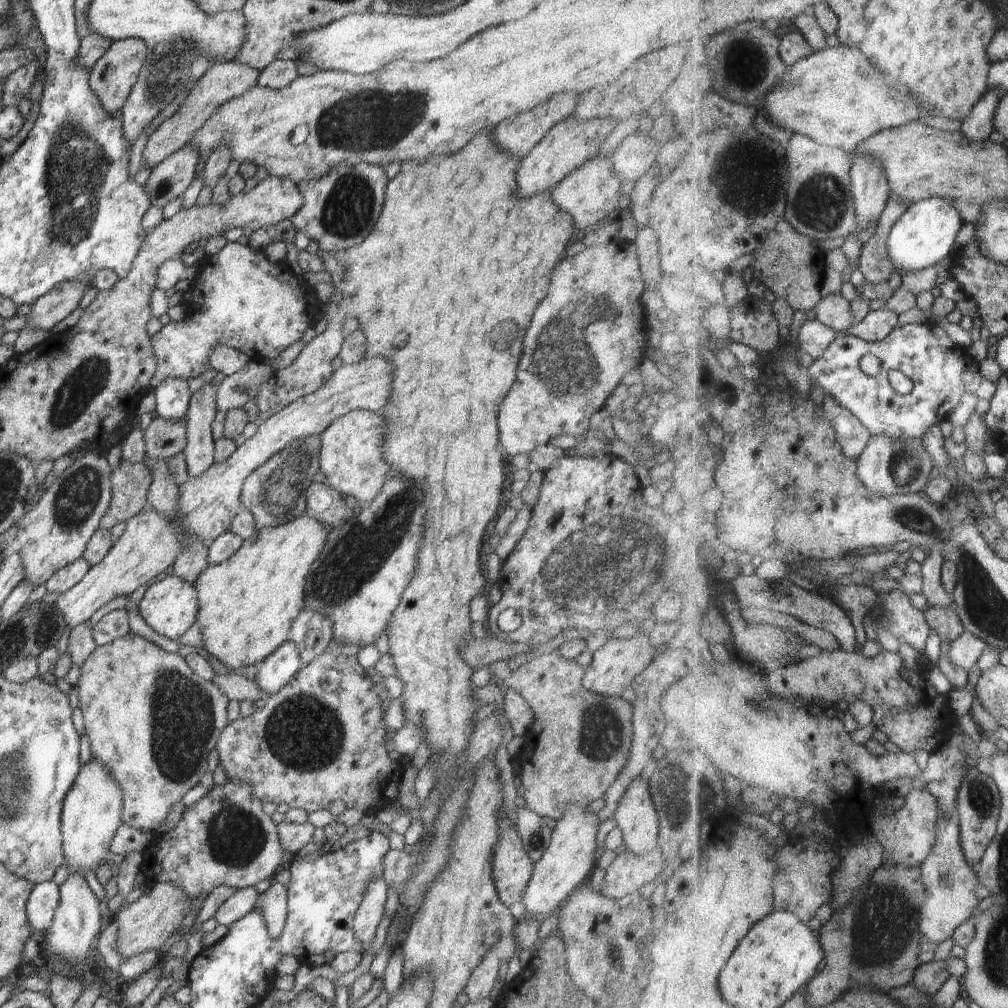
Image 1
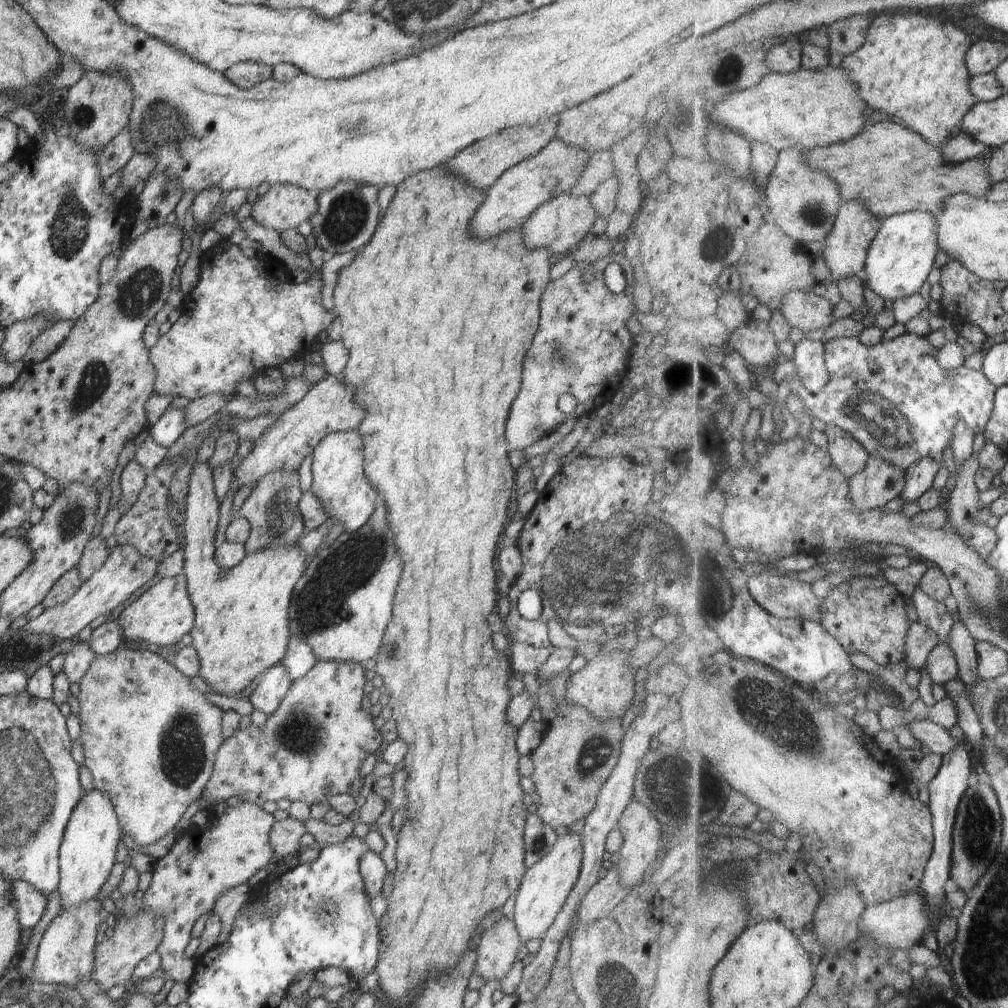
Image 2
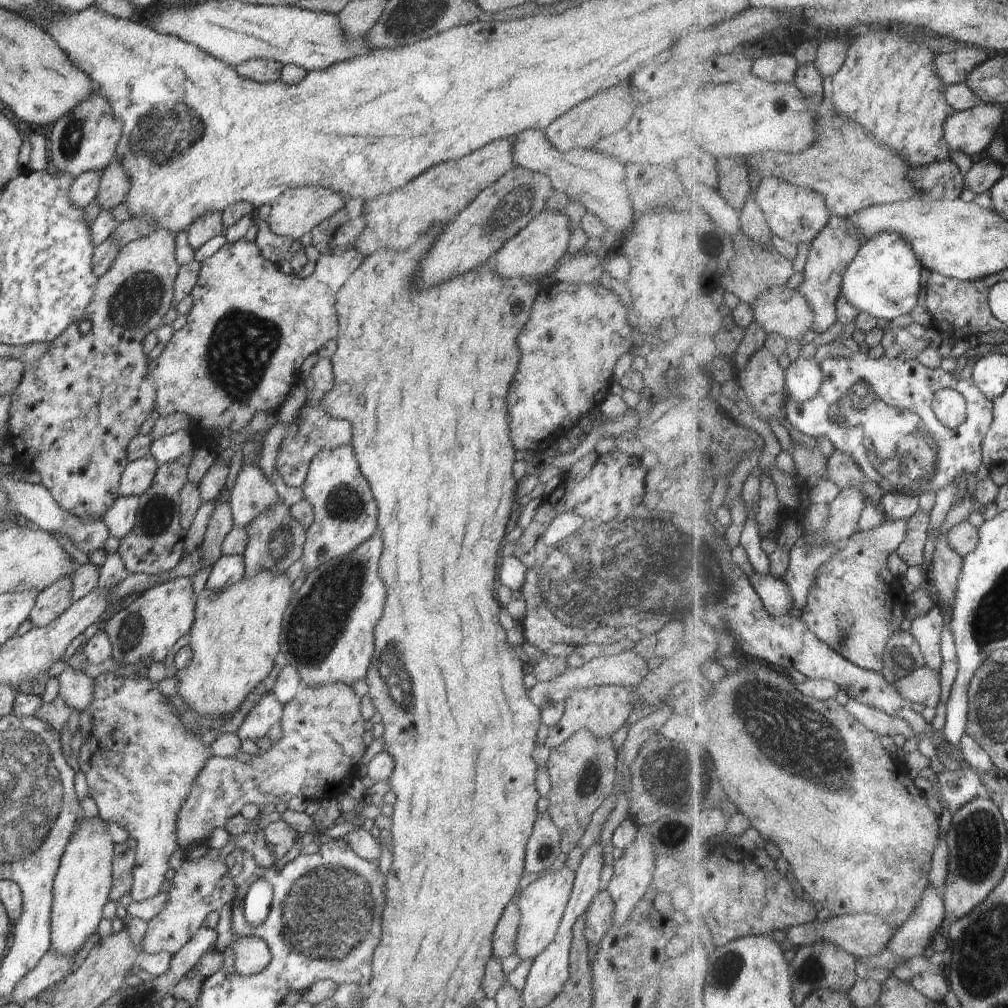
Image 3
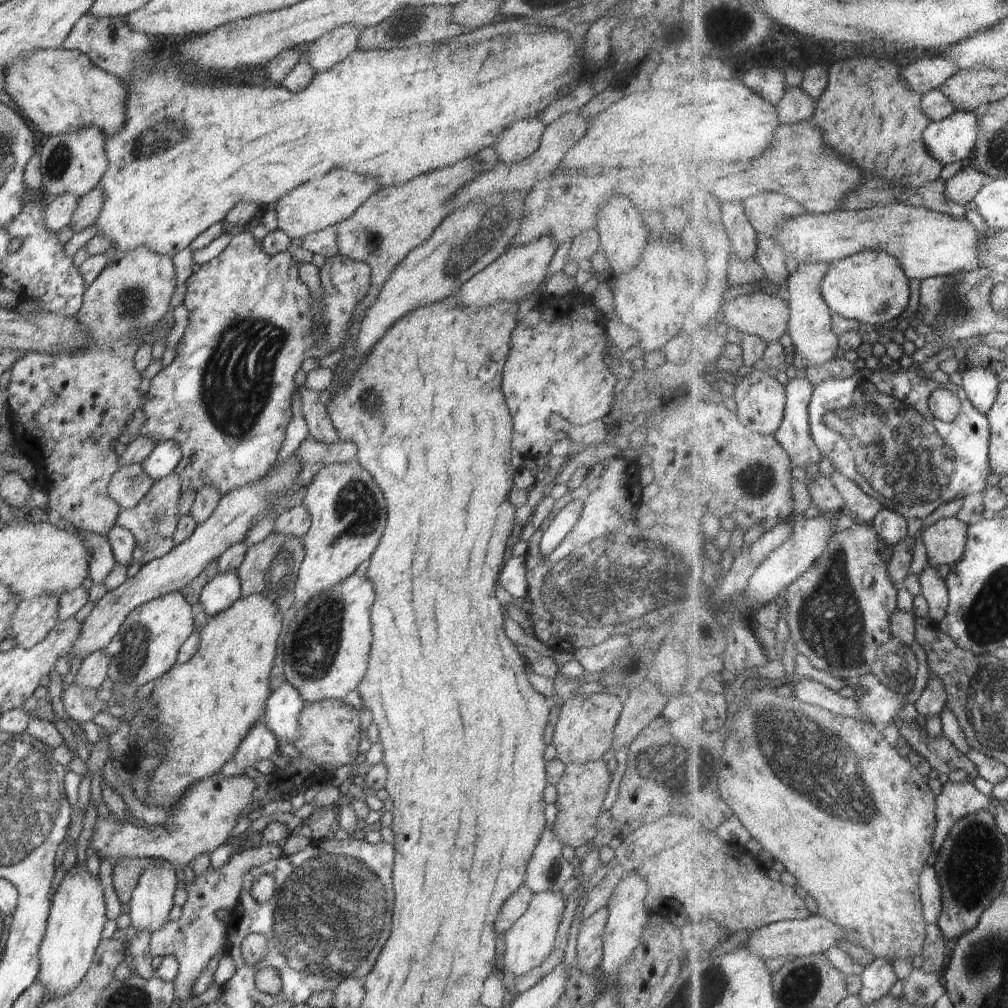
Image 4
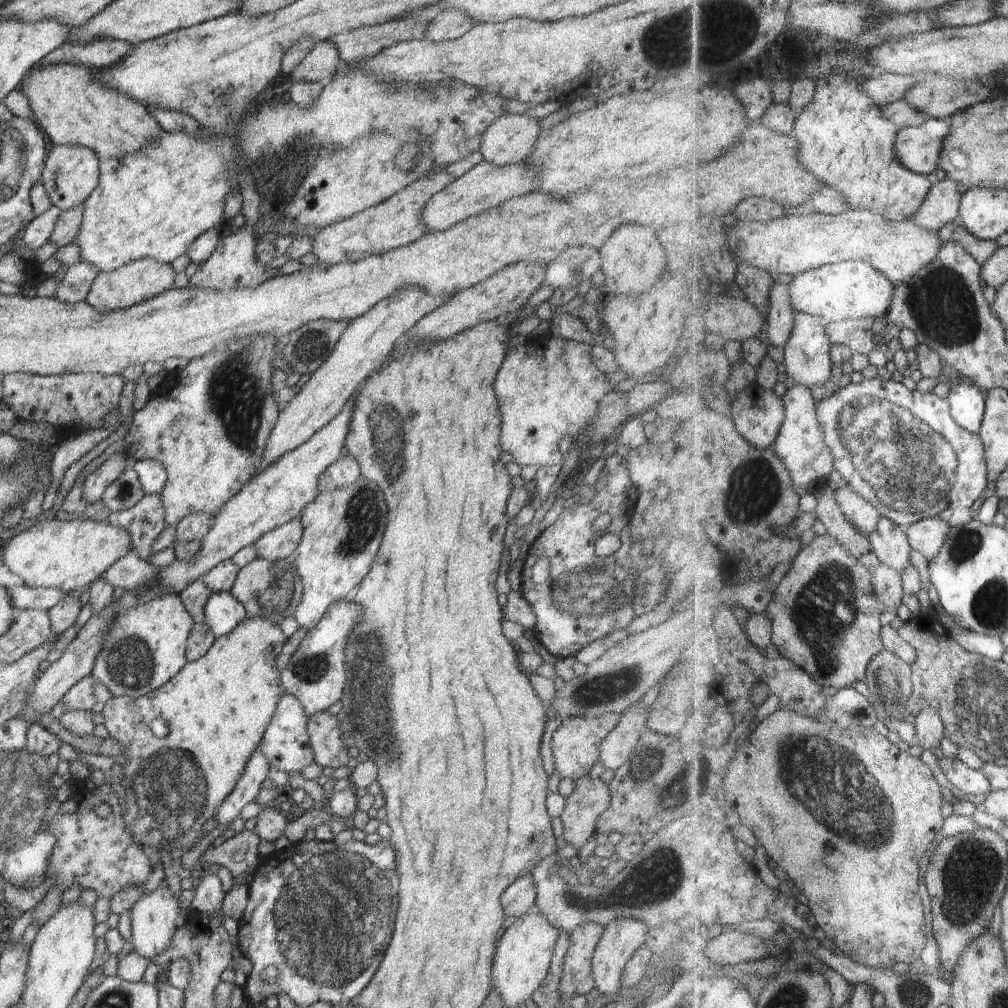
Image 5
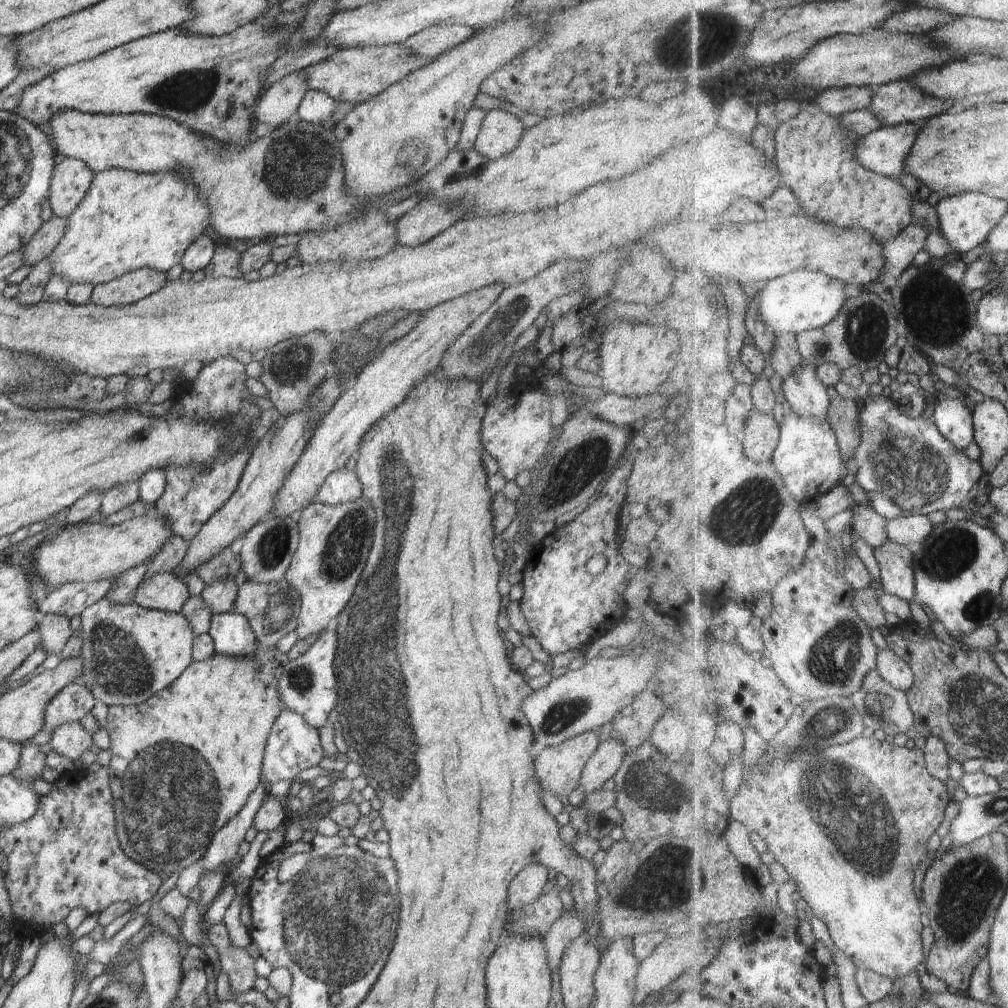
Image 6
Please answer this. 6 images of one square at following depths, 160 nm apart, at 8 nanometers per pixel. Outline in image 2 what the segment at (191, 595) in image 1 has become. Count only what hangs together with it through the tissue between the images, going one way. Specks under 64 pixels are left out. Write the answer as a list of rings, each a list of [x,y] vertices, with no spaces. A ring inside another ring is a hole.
[[[183,573],[178,576],[161,579],[160,582],[148,588],[137,600],[134,600],[128,607],[126,606],[116,620],[116,624],[122,630],[122,642],[124,644],[139,640],[144,644],[155,644],[162,647],[170,647],[180,642],[184,636],[192,631],[194,622],[195,609],[190,601],[188,584]]]

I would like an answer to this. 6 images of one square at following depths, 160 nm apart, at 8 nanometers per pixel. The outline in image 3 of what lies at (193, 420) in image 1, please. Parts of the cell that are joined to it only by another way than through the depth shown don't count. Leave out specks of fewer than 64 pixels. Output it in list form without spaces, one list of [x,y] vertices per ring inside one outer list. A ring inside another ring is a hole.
[[[262,570],[262,572],[258,572],[252,578],[243,578],[240,582],[236,582],[234,586],[226,586],[226,588],[220,588],[216,592],[209,592],[208,588],[204,588],[204,592],[201,596],[198,596],[195,602],[195,622],[189,633],[189,648],[193,653],[192,661],[184,670],[178,670],[174,674],[174,678],[178,682],[178,692],[176,694],[181,695],[184,703],[187,705],[186,708],[190,708],[194,711],[194,714],[198,714],[202,718],[206,718],[206,716],[217,716],[217,718],[220,718],[220,716],[232,714],[232,712],[236,712],[240,708],[240,704],[246,700],[246,696],[250,696],[256,689],[256,686],[268,676],[274,667],[275,659],[280,655],[280,634],[283,628],[284,612],[286,612],[286,608],[291,600],[292,585],[293,583],[290,582],[287,574],[272,574],[268,570]]]

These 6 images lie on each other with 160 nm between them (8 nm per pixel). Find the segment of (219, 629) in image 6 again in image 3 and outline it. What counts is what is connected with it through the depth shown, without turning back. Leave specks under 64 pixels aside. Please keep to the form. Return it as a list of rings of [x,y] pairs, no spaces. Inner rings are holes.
[[[234,554],[234,556],[220,556],[218,562],[212,566],[208,576],[206,588],[209,592],[216,592],[226,586],[234,586],[245,576],[244,558]]]

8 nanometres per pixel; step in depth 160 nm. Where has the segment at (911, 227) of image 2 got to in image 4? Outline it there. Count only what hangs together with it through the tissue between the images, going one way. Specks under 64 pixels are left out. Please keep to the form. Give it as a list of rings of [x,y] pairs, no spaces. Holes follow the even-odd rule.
[[[870,250],[838,261],[822,282],[822,294],[832,312],[876,327],[893,326],[906,314],[912,296],[909,278],[896,256]]]

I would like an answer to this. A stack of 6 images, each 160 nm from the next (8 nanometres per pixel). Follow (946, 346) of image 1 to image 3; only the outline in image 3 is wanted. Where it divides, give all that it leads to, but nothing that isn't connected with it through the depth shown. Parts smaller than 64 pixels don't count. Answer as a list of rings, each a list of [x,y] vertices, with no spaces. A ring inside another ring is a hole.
[[[858,352],[858,354],[854,354],[854,356],[850,356],[850,358],[842,358],[842,360],[838,360],[838,358],[826,360],[826,362],[824,362],[823,372],[824,376],[826,376],[826,380],[824,380],[822,390],[818,392],[816,398],[812,398],[812,400],[806,402],[806,404],[798,404],[796,400],[789,400],[786,407],[788,420],[803,434],[811,435],[815,439],[824,437],[832,442],[835,450],[842,450],[842,452],[848,452],[850,456],[854,456],[854,460],[860,464],[860,468],[866,472],[866,476],[868,476],[870,480],[874,480],[885,494],[888,494],[888,492],[902,492],[902,494],[918,496],[918,498],[930,492],[935,492],[938,495],[939,492],[942,492],[942,488],[948,488],[948,486],[954,484],[954,482],[958,482],[959,484],[960,478],[962,478],[964,474],[967,480],[967,474],[976,474],[978,470],[980,470],[980,466],[985,464],[983,444],[987,439],[988,432],[991,432],[992,426],[995,423],[995,402],[992,402],[992,400],[984,394],[984,390],[974,382],[973,377],[969,380],[960,380],[944,369],[939,368],[932,370],[932,368],[924,366],[924,364],[917,359],[902,360],[902,358],[890,358],[890,356],[885,355],[881,358],[872,358],[869,352]],[[942,386],[954,386],[958,392],[966,396],[966,401],[969,405],[969,416],[968,420],[966,420],[962,426],[958,426],[958,428],[949,428],[940,421],[940,418],[938,418],[936,412],[934,412],[934,398],[938,390],[943,390]]]

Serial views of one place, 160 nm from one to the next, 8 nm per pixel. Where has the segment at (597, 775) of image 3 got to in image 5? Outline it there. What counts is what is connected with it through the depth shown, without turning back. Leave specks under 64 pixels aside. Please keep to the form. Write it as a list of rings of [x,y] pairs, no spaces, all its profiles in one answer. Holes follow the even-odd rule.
[[[589,775],[574,780],[576,788],[566,799],[560,820],[564,825],[563,838],[575,849],[583,847],[595,833],[598,818],[611,804],[610,792],[601,778]]]

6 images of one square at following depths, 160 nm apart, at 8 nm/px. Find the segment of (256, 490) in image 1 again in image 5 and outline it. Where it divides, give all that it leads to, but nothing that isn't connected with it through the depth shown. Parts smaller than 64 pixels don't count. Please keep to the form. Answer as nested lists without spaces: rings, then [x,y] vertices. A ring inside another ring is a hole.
[[[256,558],[239,570],[230,594],[244,606],[248,618],[264,618],[280,628],[282,620],[294,616],[302,598],[303,586],[292,558],[278,562]]]

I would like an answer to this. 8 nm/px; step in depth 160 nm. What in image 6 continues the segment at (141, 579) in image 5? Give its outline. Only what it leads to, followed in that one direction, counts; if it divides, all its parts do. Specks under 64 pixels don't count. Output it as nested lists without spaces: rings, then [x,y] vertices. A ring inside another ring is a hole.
[[[161,572],[142,579],[134,602],[147,609],[180,613],[189,594],[187,585],[173,572]],[[112,579],[103,581],[74,581],[56,587],[48,592],[42,602],[35,602],[39,616],[59,614],[71,619],[82,614],[82,611],[92,603],[99,601],[117,584]]]

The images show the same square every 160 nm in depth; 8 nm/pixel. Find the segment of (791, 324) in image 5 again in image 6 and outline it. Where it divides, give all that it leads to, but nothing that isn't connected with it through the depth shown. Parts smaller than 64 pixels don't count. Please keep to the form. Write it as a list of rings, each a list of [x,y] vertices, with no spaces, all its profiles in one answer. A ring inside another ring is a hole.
[[[782,333],[777,337],[772,364],[776,373],[782,378],[782,382],[804,364],[797,336],[794,333]]]

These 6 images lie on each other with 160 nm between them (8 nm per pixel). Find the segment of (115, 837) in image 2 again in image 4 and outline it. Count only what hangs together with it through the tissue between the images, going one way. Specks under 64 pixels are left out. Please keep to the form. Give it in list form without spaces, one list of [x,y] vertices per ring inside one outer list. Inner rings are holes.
[[[86,866],[70,868],[54,894],[38,956],[37,978],[46,988],[46,994],[49,992],[56,994],[56,997],[51,998],[68,996],[68,992],[72,992],[84,980],[94,961],[107,920],[104,890],[99,876],[88,874]]]

